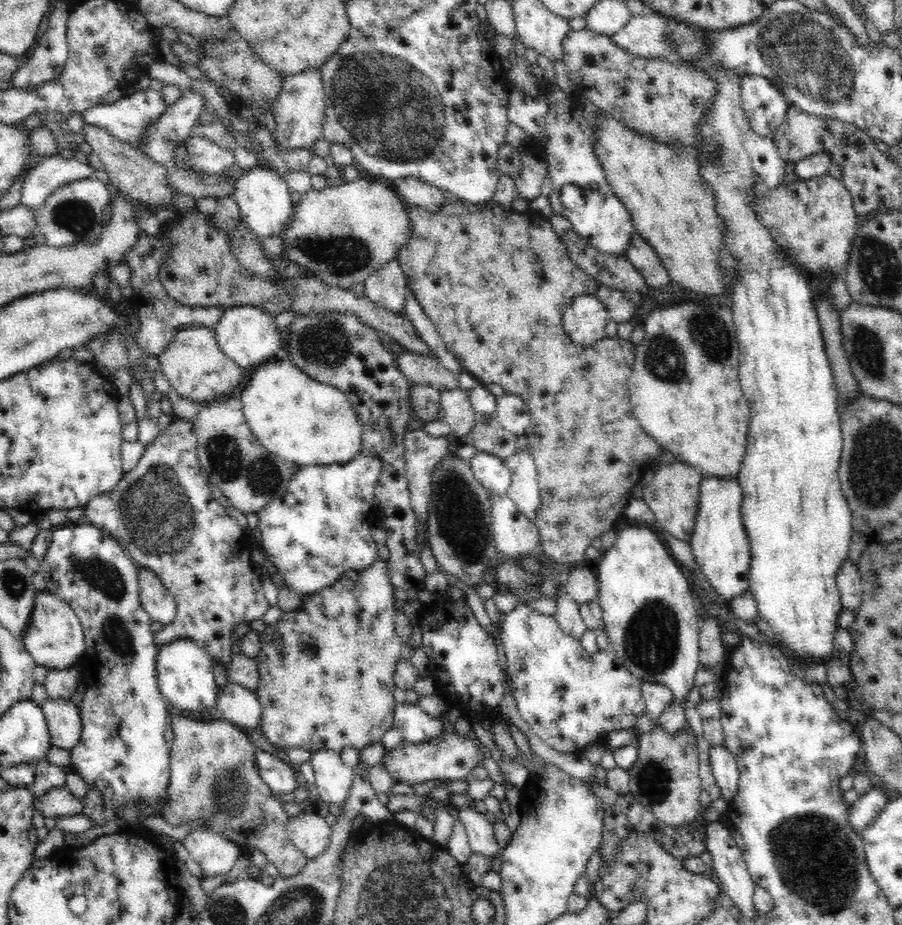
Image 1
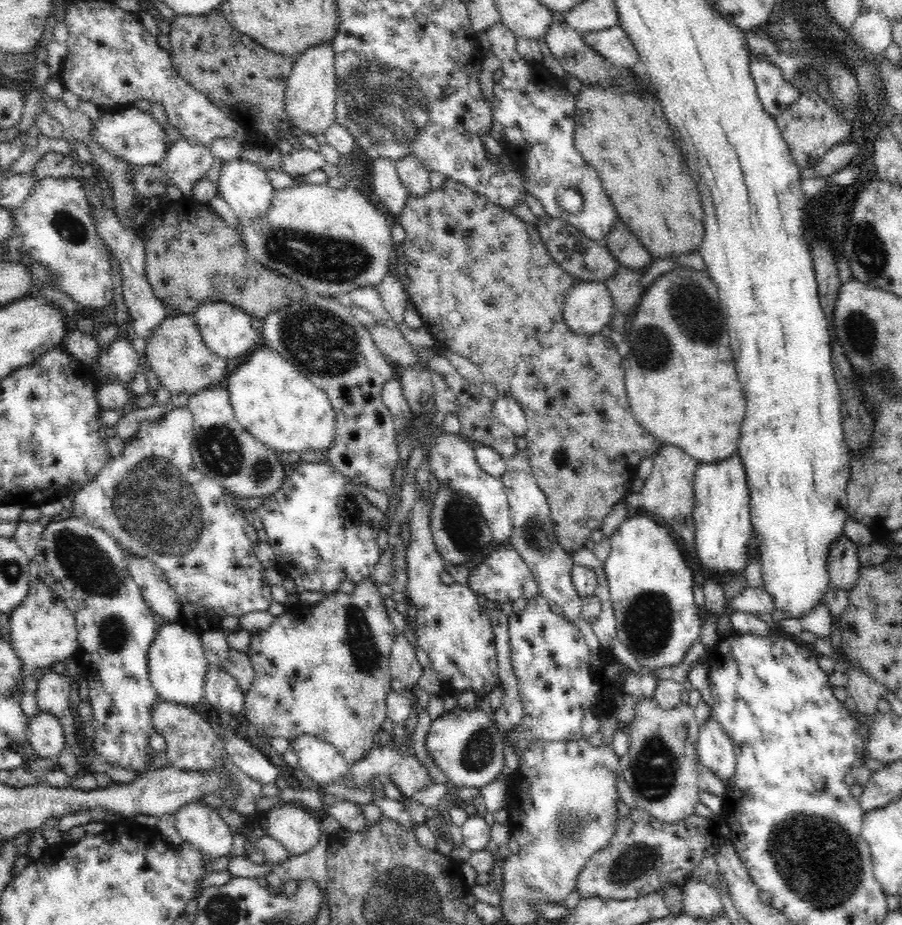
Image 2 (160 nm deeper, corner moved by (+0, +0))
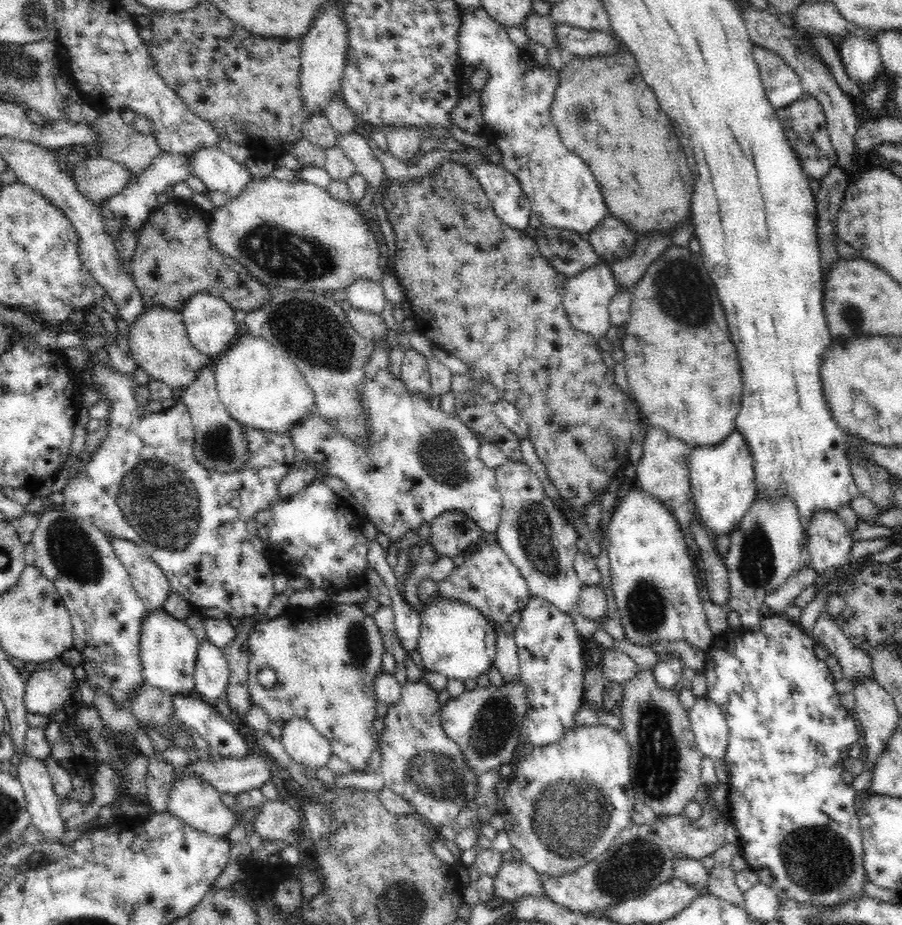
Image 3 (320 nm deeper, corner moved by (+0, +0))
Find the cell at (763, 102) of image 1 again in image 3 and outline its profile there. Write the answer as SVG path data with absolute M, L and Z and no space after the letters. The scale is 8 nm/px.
M754 44L753 57L771 107L781 109L802 99L805 89L798 73L778 53Z

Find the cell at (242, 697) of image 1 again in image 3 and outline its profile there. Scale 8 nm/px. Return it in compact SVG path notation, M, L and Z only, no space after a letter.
M208 639L199 641L194 671L194 693L211 704L216 698L225 698L229 666L222 649Z

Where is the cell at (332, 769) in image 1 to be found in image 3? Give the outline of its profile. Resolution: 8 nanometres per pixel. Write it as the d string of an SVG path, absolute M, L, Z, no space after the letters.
M290 720L282 726L281 744L303 767L318 770L333 754L331 744L306 720Z

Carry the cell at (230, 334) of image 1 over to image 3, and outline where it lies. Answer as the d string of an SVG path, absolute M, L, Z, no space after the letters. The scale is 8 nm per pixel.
M198 293L186 302L179 313L185 321L186 332L193 347L202 354L214 358L214 354L228 351L238 338L238 322L234 320L234 312L235 309L230 308L221 297Z

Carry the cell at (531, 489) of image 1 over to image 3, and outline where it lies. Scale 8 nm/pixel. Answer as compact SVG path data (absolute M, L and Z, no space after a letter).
M507 459L493 472L496 474L502 500L501 523L498 525L493 539L505 549L509 559L513 561L518 570L521 570L522 577L525 578L532 597L547 600L564 613L576 610L579 606L581 590L584 587L573 568L575 556L579 553L578 547L576 547L578 535L575 534L574 528L567 523L559 508L555 507L554 502L542 487L542 483L538 481L537 474L529 465L526 465L523 461Z

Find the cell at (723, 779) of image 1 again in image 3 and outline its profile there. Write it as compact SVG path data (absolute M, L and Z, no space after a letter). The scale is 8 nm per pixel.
M707 696L697 698L689 710L691 730L698 749L713 761L723 759L729 737L729 726L720 707Z

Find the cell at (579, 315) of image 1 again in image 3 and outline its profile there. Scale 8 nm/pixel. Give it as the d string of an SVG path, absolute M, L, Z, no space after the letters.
M604 259L594 264L593 267L583 270L580 274L568 277L562 304L571 326L586 335L596 337L597 340L606 337L606 332L611 326L609 304L612 302L613 296L617 294L618 289L618 283L612 275L610 263Z

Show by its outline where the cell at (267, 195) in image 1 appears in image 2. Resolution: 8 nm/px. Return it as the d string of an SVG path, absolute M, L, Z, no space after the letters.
M242 158L223 161L218 178L219 194L231 206L236 216L246 218L249 222L260 215L266 216L272 208L272 200L276 190L272 187L266 175L268 170L256 163L250 163Z

